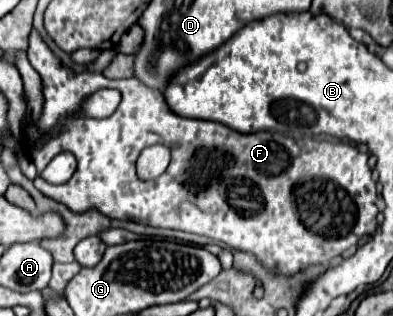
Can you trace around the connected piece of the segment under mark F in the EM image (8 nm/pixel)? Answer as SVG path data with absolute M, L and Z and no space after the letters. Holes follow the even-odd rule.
M31 31L29 39L29 63L43 79L45 109L37 123L27 123L25 141L33 143L33 133L45 133L57 124L62 124L62 131L51 141L43 145L33 157L37 171L41 173L45 165L61 151L71 151L77 157L77 171L67 183L54 185L43 181L41 177L34 180L37 189L47 197L65 203L73 211L87 211L89 207L99 209L101 213L111 215L111 219L133 219L153 227L169 227L195 235L209 237L213 241L225 243L231 249L247 251L257 257L257 261L273 275L297 275L309 265L327 265L333 257L351 253L359 239L369 239L377 229L377 189L367 163L369 155L361 153L351 143L331 143L317 139L293 139L275 131L257 131L257 133L239 133L215 121L187 119L169 109L165 97L157 89L145 87L137 79L107 79L103 69L115 57L115 49L103 51L93 61L93 73L73 73L65 69L61 61L49 51L41 37ZM99 87L119 89L123 99L117 111L109 119L85 119L75 121L69 115L77 105L97 91ZM163 143L171 149L171 163L167 171L153 179L141 181L135 173L135 161L143 147Z

